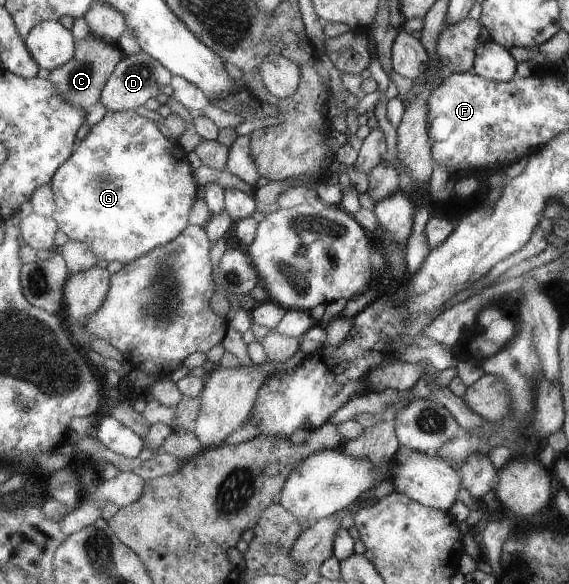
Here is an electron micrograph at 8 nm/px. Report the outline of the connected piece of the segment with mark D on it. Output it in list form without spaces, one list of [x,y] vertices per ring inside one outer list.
[[[147,52],[125,56],[113,71],[111,79],[103,85],[99,95],[99,102],[105,109],[112,111],[134,110],[143,107],[149,99],[161,95],[163,87],[170,85],[174,74],[169,71],[158,59],[151,57]]]

